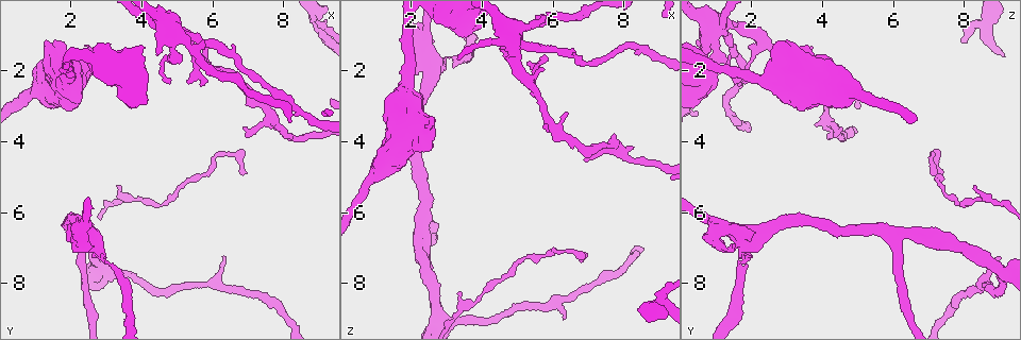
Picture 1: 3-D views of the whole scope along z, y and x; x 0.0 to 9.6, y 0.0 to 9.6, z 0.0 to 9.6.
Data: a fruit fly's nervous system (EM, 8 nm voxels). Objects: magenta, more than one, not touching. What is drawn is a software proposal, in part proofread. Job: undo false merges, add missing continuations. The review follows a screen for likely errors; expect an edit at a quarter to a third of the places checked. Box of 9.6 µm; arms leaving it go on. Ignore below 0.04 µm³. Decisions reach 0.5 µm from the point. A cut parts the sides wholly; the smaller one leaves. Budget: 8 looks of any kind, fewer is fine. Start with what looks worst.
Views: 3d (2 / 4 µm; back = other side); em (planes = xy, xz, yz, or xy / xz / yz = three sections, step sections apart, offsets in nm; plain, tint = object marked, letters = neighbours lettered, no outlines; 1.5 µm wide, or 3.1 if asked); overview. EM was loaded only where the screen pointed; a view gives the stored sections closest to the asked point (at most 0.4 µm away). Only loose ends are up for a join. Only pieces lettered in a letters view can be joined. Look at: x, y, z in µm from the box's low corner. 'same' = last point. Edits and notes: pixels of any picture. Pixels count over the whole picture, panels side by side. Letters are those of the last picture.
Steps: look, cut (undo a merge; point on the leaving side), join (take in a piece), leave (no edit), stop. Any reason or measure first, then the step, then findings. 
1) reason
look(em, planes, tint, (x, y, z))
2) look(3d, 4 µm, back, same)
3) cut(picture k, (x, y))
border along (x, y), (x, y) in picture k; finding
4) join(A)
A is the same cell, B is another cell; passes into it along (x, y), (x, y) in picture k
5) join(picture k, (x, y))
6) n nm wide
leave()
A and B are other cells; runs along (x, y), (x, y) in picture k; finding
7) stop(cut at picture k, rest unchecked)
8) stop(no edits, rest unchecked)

end of a long branch
look(em, planes, plain, (3.20, 7.45, 1.65))

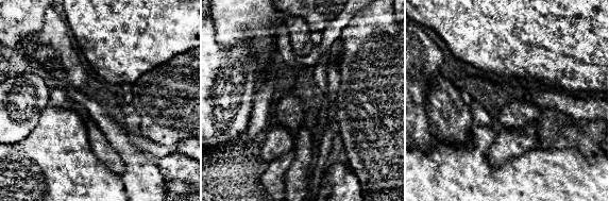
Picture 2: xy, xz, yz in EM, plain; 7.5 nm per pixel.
look(em, planes, letters, same)

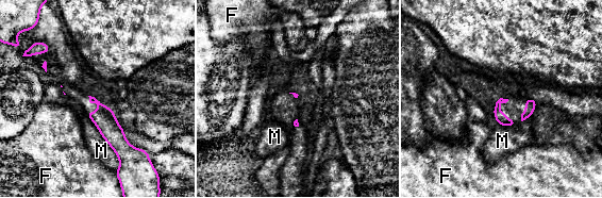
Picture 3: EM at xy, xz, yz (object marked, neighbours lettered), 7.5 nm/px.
leave()
F and M are other cells; runs along (92, 99), (127, 150) in picture 3; no lettered piece goes on from it

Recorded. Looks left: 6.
a narrow waist
look(em, planes, letters, (4.60, 0.70, 1.15))

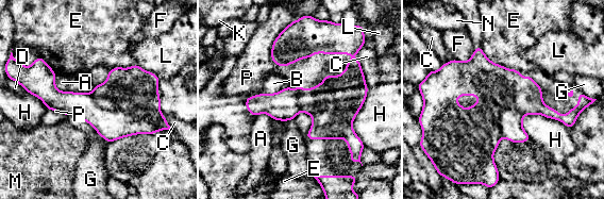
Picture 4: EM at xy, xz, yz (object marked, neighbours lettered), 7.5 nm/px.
cut(picture 4, (112, 125))
A, B, C, D, E, F, G, H, K, L, M, N and P are other cells; two neurons meet here

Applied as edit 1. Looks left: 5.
redraw
look(overview)

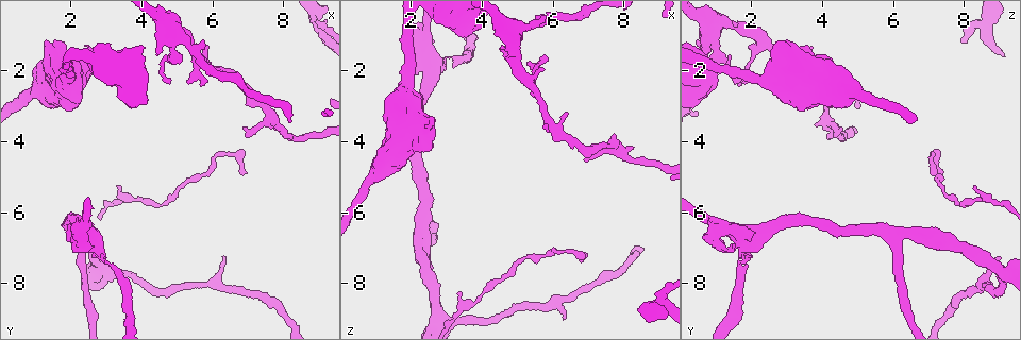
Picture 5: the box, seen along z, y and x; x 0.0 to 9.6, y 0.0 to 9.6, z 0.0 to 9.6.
look(3d, 2 µm, back, (8.85, 0.65, 8.70))

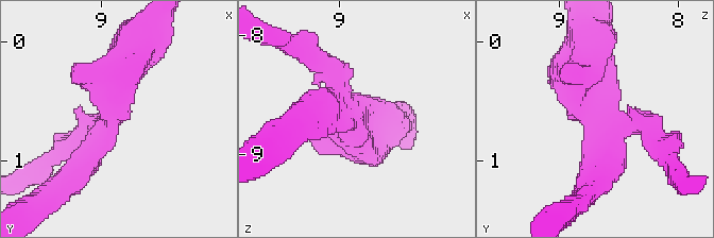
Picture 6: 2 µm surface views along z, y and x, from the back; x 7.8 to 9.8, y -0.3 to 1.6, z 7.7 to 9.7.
3 arms; arms of 170, 220, 380 nm; need the tissue
look(em, xz, step 8, tint, (8.90, 0.66, 8.72))

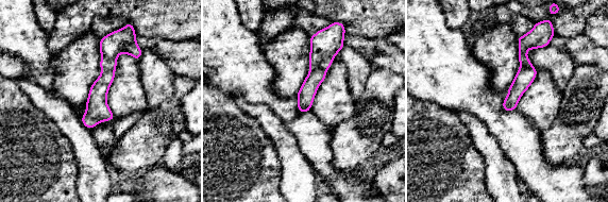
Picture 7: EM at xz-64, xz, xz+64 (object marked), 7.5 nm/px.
look(em, xy, step 8, letters, same)

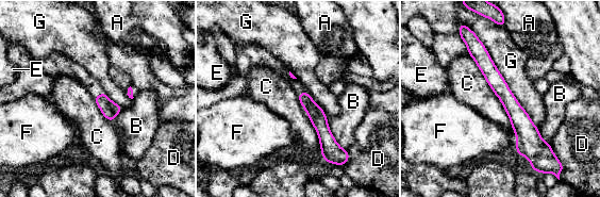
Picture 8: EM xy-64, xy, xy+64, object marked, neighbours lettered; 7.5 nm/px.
cut(picture 8, (304, 98))
A, B, C, D, E, F and G are other cells; border along (305, 108), (317, 107), (322, 111) in picture 8; a second neuron is stuck on

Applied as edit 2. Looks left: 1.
stop(cut at picture 4, cut at picture 8, rest unchecked)

